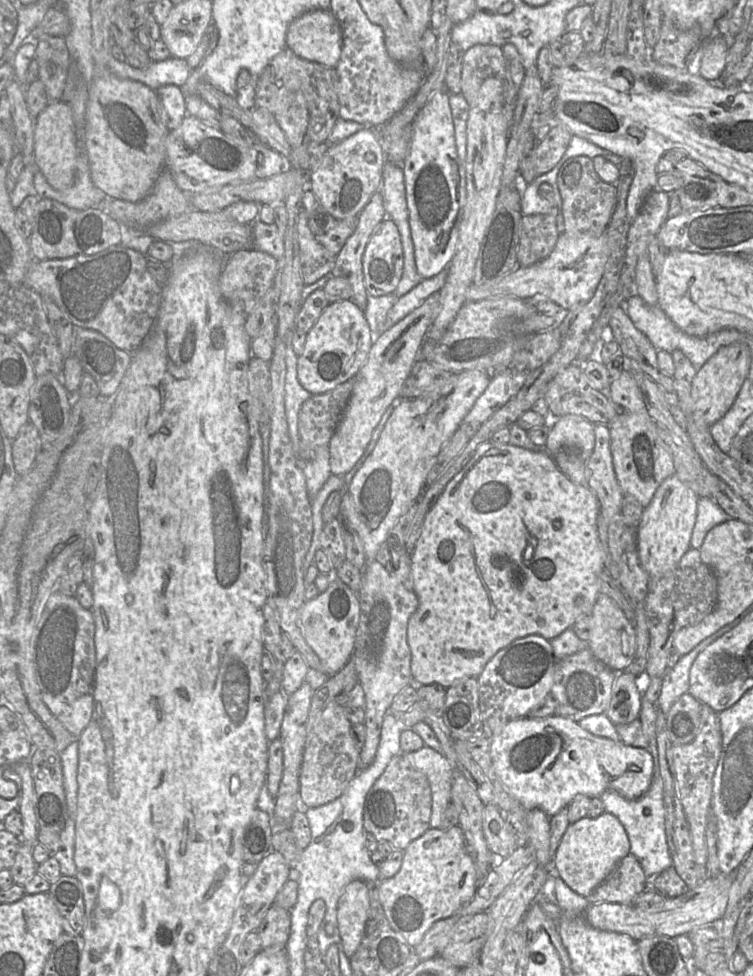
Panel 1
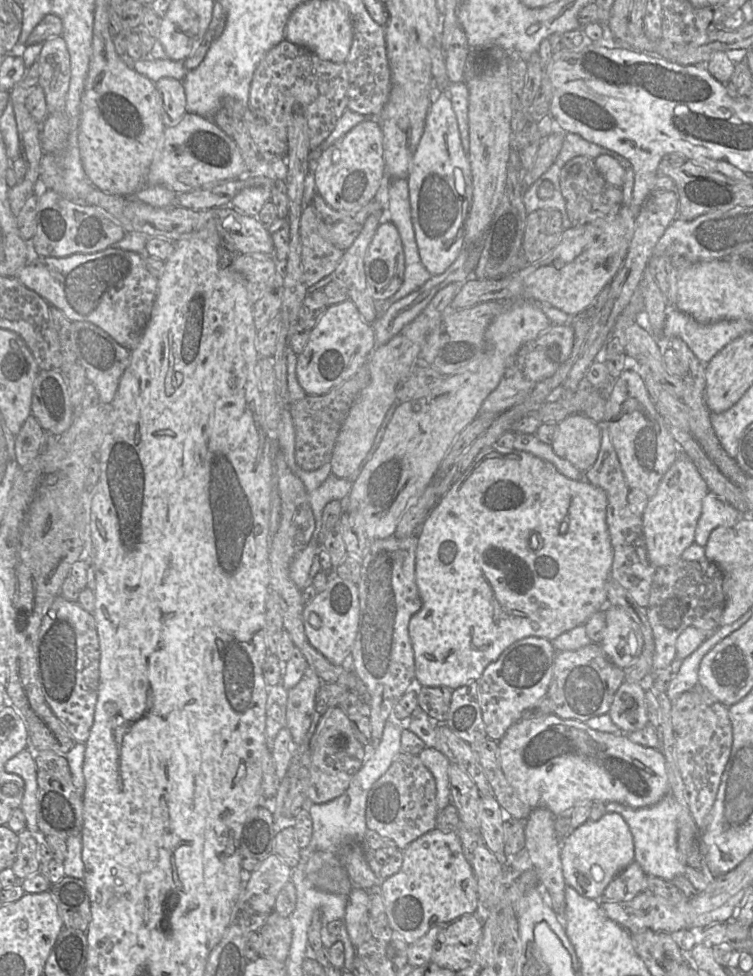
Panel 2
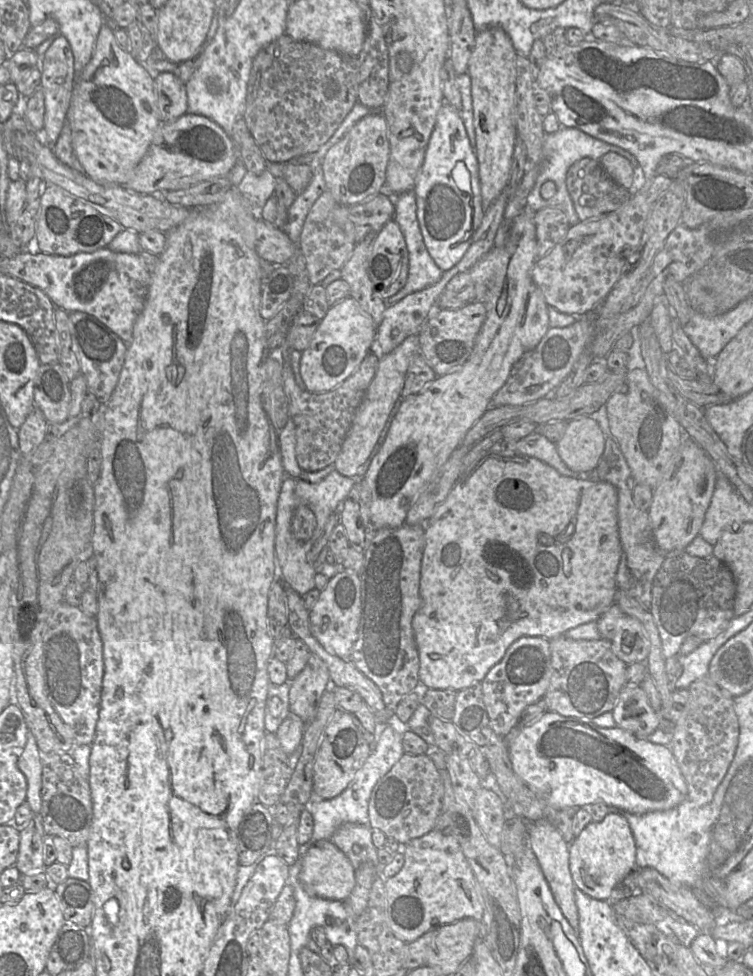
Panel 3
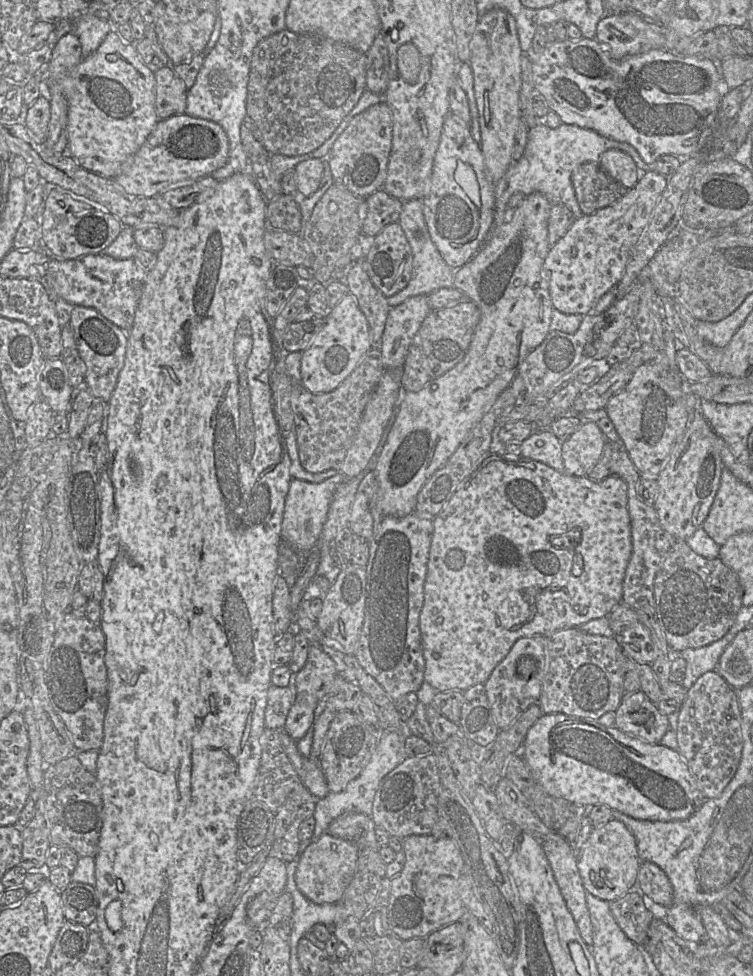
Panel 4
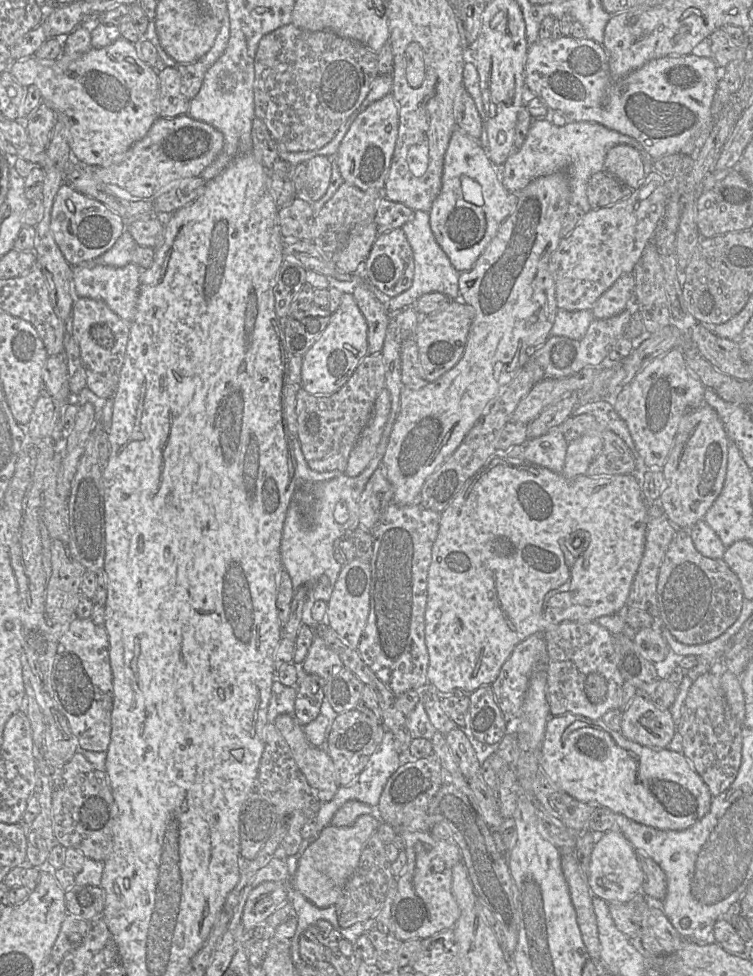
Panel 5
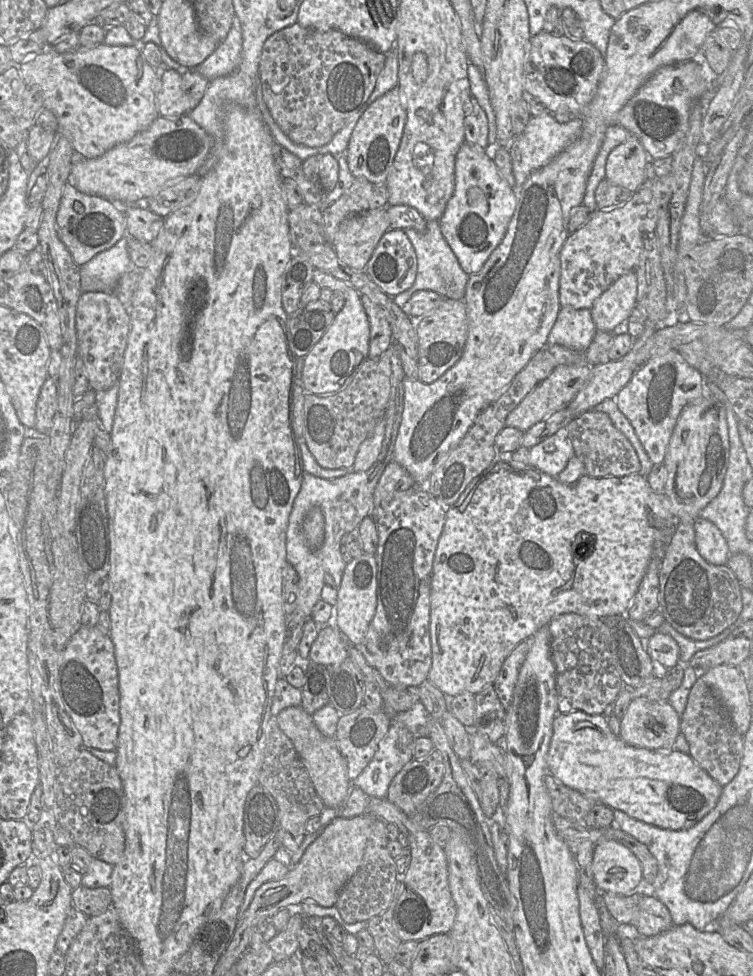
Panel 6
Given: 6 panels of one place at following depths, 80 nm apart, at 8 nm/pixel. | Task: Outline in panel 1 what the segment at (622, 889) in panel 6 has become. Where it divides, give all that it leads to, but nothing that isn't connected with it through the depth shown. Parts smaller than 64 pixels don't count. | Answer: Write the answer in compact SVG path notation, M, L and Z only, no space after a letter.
M605 811L597 818L586 816L568 826L554 854L552 870L570 889L578 895L588 897L628 854L630 854L630 842L624 826L615 815Z

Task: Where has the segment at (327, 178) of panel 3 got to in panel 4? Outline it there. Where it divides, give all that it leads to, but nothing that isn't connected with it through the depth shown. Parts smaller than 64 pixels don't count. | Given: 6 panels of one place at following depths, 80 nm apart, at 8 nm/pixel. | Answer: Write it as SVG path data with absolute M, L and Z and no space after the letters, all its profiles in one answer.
M385 102L376 103L353 117L327 153L334 184L342 185L361 197L382 189L391 147L391 110Z

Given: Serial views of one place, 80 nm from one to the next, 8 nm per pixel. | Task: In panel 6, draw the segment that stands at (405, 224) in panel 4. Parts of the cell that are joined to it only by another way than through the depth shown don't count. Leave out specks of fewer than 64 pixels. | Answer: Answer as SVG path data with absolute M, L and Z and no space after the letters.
M436 220L427 221L426 229L422 233L411 228L402 230L414 247L417 257L417 273L412 287L393 297L394 302L403 308L412 295L421 290L431 290L445 298L463 300L470 275L461 268L455 254L442 235L439 222Z

